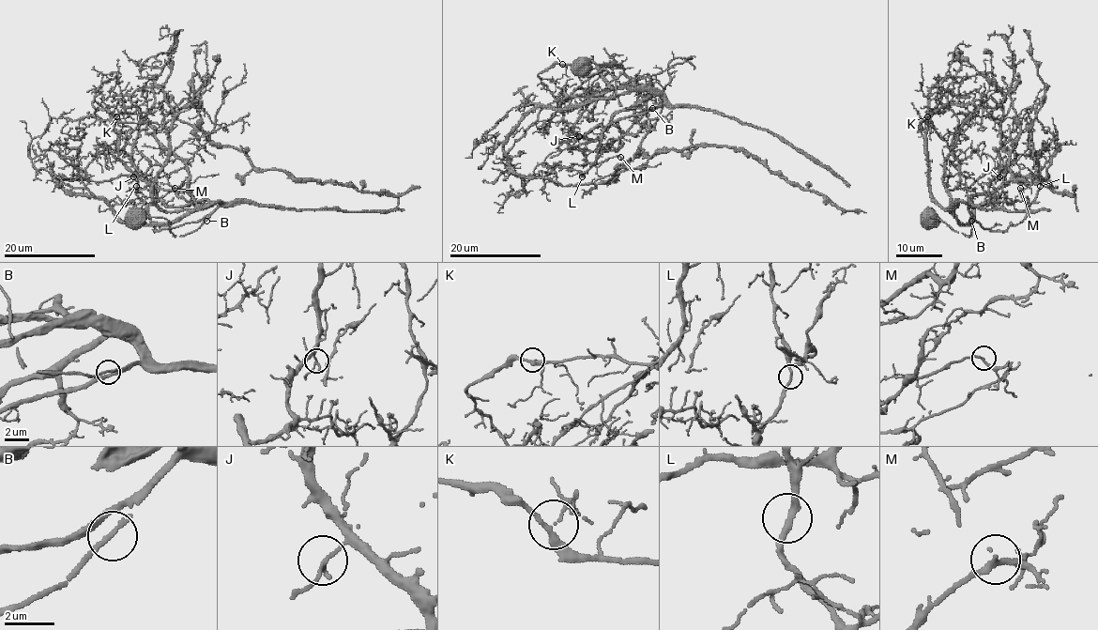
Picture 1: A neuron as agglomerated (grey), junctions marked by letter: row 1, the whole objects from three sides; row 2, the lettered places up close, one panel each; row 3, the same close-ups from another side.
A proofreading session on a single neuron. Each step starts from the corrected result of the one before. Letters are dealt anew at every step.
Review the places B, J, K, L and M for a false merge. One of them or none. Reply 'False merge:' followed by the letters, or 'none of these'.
False merge: none of these

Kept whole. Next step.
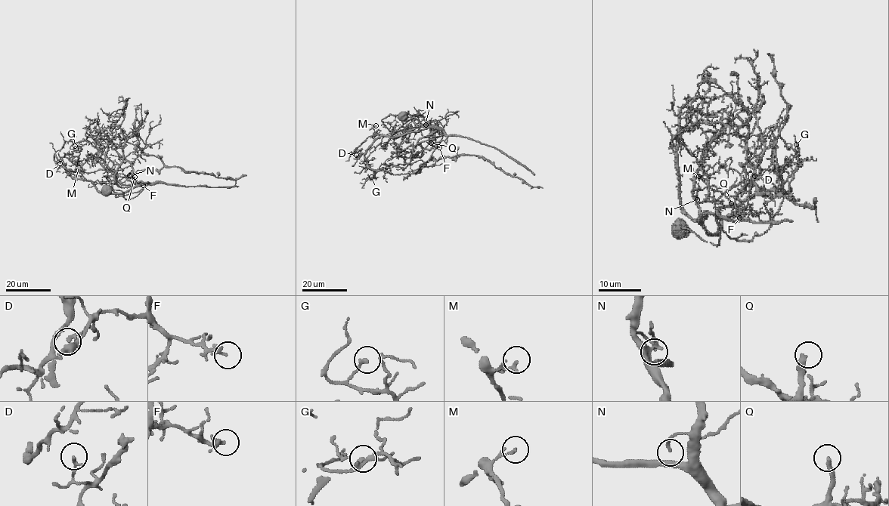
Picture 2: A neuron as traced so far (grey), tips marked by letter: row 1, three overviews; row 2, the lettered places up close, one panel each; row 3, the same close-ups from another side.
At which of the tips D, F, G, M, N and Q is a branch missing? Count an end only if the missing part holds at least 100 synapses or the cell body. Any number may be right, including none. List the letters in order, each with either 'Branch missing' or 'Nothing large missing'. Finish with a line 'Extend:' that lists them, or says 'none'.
D: Nothing large missing
F: Nothing large missing
G: Nothing large missing
M: Nothing large missing
N: Nothing large missing
Q: Branch missing
Extend: Q

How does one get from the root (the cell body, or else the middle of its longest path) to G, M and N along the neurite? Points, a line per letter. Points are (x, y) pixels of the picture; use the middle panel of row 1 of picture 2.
G: (403, 115), (417, 120), (422, 135), (444, 134), (426, 128), (379, 136), (365, 155), (378, 170), (371, 177)
M: (403, 115), (417, 120), (422, 135), (444, 134), (426, 128), (387, 137), (376, 133), (376, 125)
N: (403, 115), (407, 120), (413, 118), (417, 120), (422, 135), (437, 137), (444, 134), (429, 124), (425, 124)

